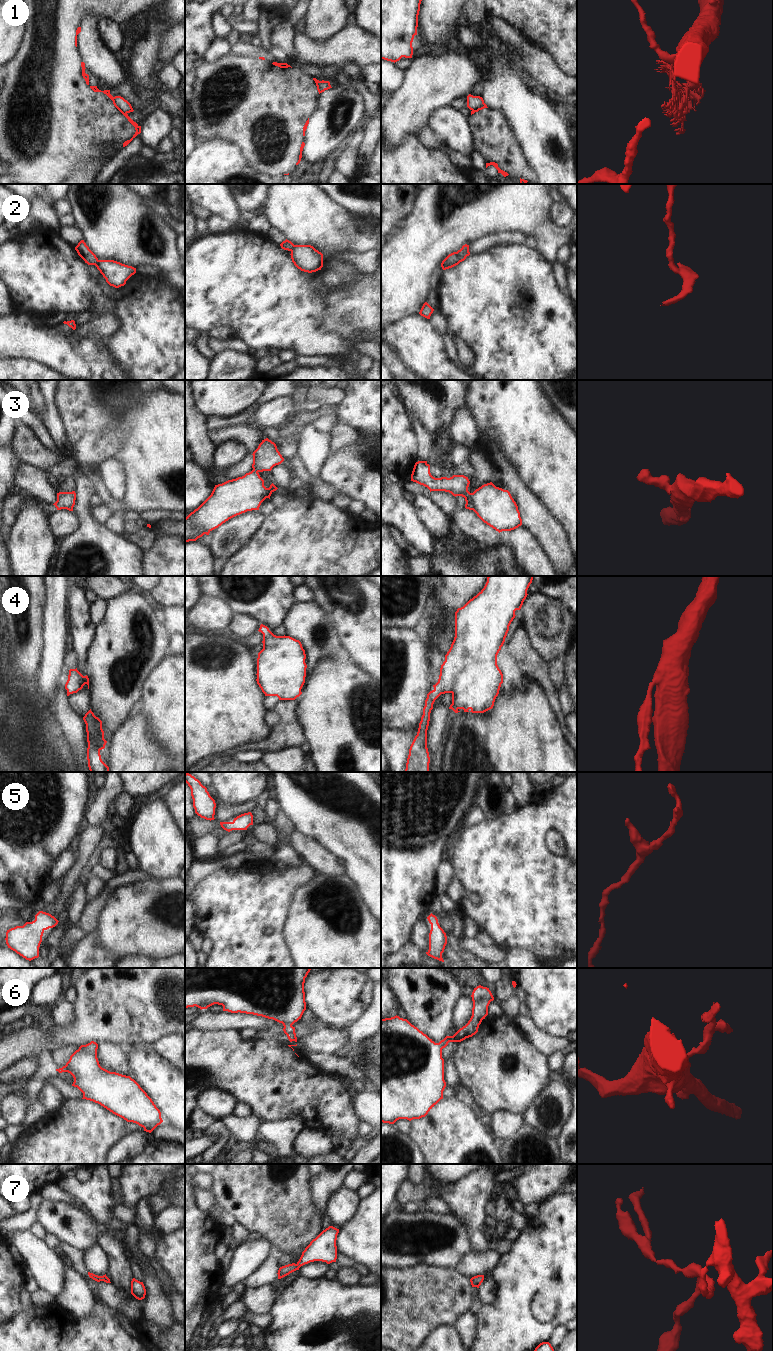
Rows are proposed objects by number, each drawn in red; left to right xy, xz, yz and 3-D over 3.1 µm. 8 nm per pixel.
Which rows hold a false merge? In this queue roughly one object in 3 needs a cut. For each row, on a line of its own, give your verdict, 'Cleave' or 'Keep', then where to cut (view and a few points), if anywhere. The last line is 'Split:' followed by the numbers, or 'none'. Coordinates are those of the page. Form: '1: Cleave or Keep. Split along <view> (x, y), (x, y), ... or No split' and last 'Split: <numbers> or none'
1: Cleave. Split along yz (483, 101), (477, 109), (472, 110)
2: Cleave. Split along xy (98, 260), (95, 265)
3: Cleave. Split along yz (470, 493), (473, 509)
4: Keep. No split
5: Keep. No split
6: Keep. No split
7: Keep. No split
Split: 1, 2, 3

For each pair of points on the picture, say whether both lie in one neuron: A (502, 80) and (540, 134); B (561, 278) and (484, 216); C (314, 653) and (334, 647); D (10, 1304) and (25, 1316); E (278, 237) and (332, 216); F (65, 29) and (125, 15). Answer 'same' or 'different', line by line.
A: same
B: different
C: same
D: different
E: different
F: same

